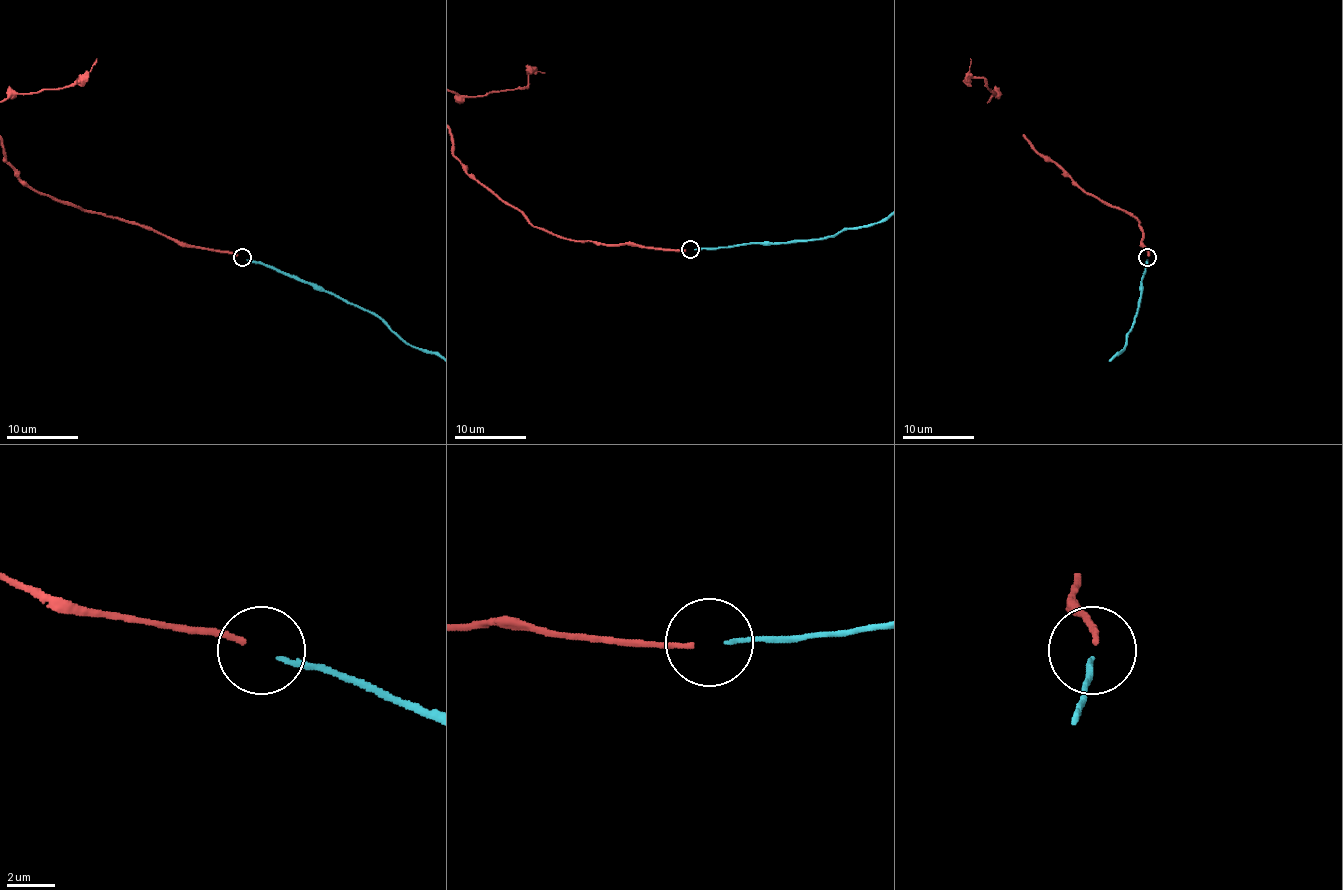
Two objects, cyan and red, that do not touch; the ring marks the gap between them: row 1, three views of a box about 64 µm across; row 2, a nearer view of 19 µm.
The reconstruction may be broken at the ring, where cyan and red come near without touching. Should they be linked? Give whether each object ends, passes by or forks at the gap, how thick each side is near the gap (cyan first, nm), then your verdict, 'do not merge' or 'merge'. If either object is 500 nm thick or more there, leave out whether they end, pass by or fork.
cyan ends there; red ends there; 160 nm thick on the cyan side, 220 nm on the other; merge

